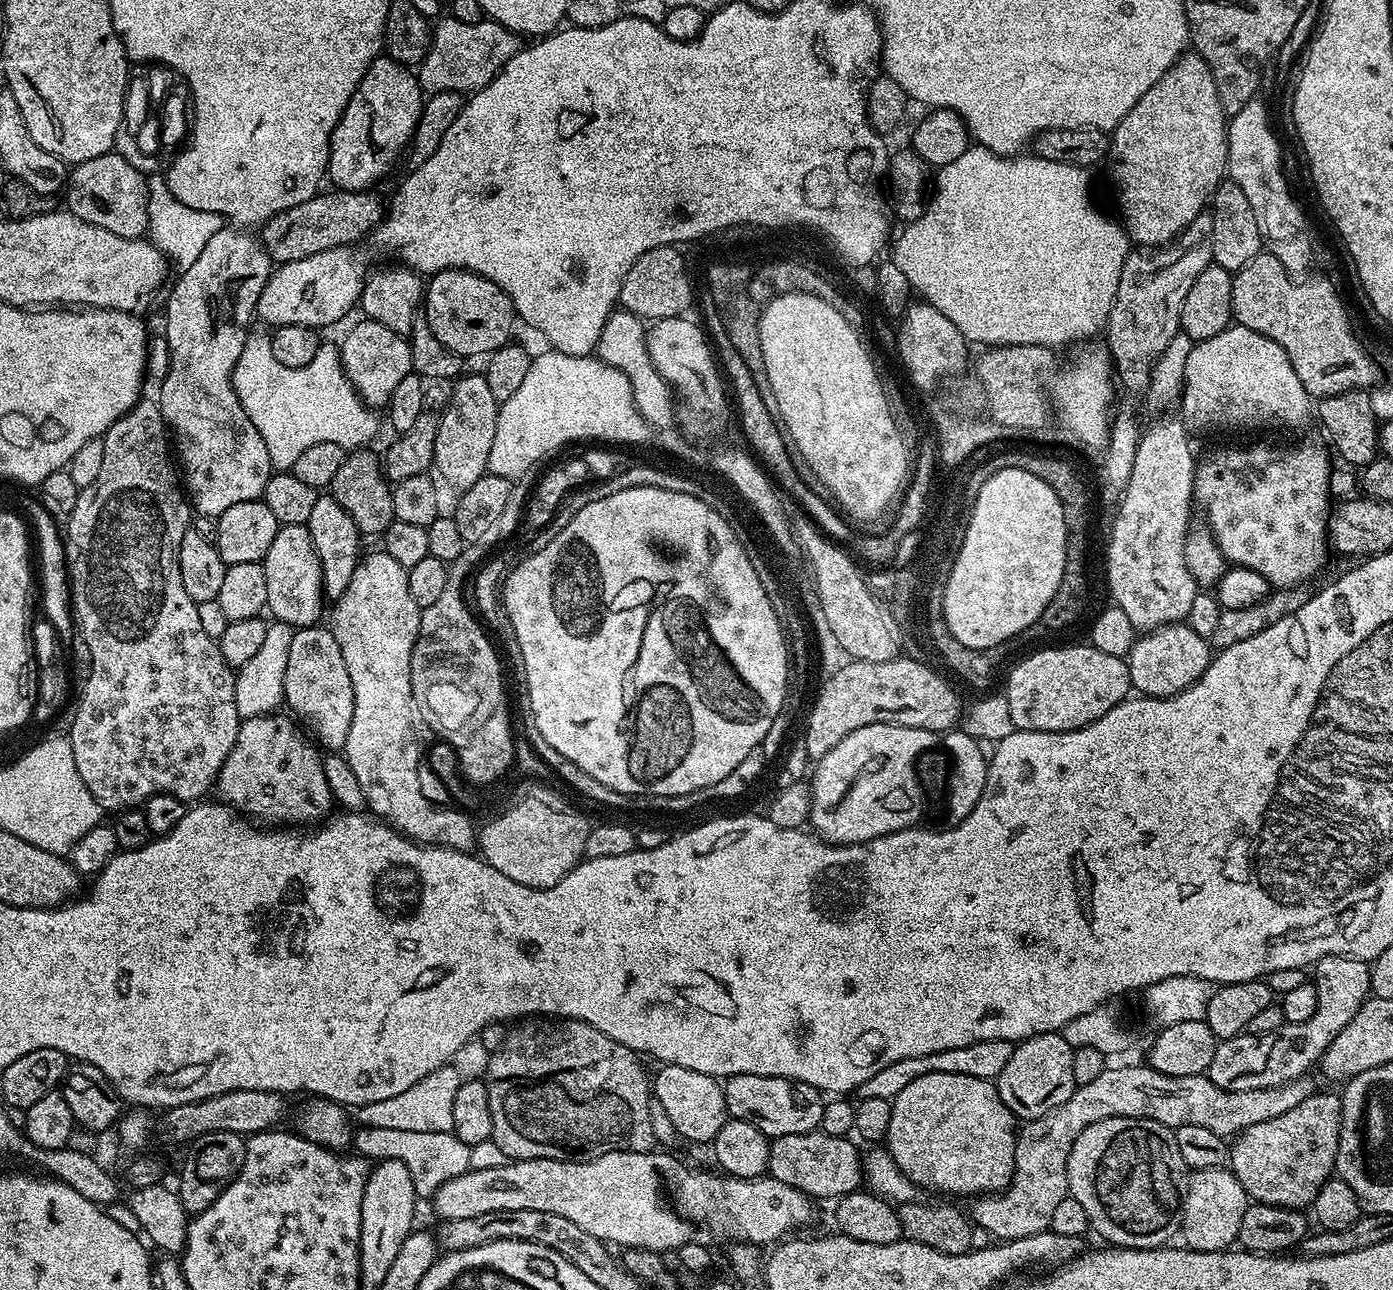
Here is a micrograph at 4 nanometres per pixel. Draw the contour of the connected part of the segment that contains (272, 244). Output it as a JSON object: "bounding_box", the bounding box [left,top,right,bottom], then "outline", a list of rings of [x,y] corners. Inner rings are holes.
{"bounding_box":[262,190,386,265],"outline":[[[339,190],[321,191],[319,194],[302,202],[298,206],[290,206],[290,210],[282,210],[277,216],[272,216],[262,228],[262,248],[277,265],[286,262],[298,262],[302,258],[310,258],[310,254],[322,254],[322,250],[334,250],[356,246],[363,236],[371,237],[376,227],[382,223],[386,215],[386,200],[376,193],[376,190],[362,192],[342,192]]]}

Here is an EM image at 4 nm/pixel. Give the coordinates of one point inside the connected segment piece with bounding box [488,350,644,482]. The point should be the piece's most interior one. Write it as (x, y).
(563, 397)

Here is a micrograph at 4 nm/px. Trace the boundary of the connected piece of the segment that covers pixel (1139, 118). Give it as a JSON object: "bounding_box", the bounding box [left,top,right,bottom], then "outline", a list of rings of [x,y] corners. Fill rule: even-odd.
{"bounding_box":[1106,50,1228,250],"outline":[[[1195,50],[1185,51],[1176,59],[1174,66],[1170,66],[1170,70],[1166,70],[1164,77],[1158,82],[1154,82],[1154,86],[1150,86],[1150,90],[1146,90],[1146,94],[1142,94],[1142,98],[1138,98],[1134,110],[1130,110],[1130,114],[1126,114],[1126,118],[1122,118],[1118,122],[1118,126],[1111,129],[1110,132],[1106,169],[1108,168],[1109,174],[1112,175],[1113,182],[1120,187],[1116,192],[1116,204],[1120,207],[1118,219],[1123,224],[1125,232],[1128,233],[1129,241],[1133,245],[1152,250],[1157,246],[1167,245],[1169,241],[1179,236],[1186,226],[1190,226],[1190,222],[1194,222],[1194,218],[1198,218],[1201,212],[1209,207],[1212,193],[1216,191],[1221,180],[1225,179],[1227,166],[1228,120],[1222,102],[1218,98],[1216,79],[1210,70],[1210,66],[1206,66],[1206,62]]]}

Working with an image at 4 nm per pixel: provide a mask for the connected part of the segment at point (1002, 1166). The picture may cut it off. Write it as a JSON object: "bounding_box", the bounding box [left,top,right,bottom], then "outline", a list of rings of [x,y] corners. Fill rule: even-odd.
{"bounding_box":[886,1074,1018,1198],"outline":[[[922,1074],[922,1078],[914,1078],[914,1082],[910,1082],[910,1086],[906,1086],[906,1090],[902,1090],[902,1094],[898,1094],[891,1102],[890,1130],[886,1137],[886,1147],[888,1153],[894,1158],[898,1170],[902,1170],[902,1174],[906,1174],[906,1178],[910,1178],[910,1182],[917,1184],[922,1190],[928,1191],[929,1188],[932,1192],[945,1192],[948,1195],[945,1197],[948,1198],[956,1198],[952,1196],[968,1196],[967,1198],[986,1196],[1002,1192],[1008,1187],[1014,1174],[1018,1118],[1006,1106],[1006,1102],[1002,1102],[993,1081],[970,1078],[970,1074]]]}

